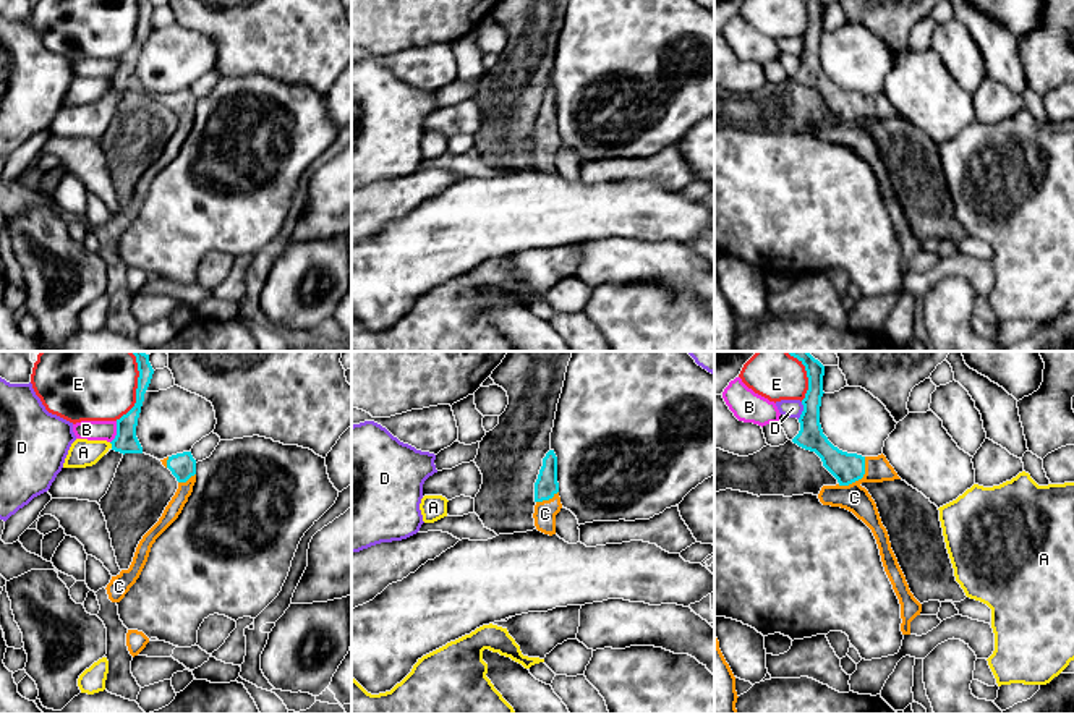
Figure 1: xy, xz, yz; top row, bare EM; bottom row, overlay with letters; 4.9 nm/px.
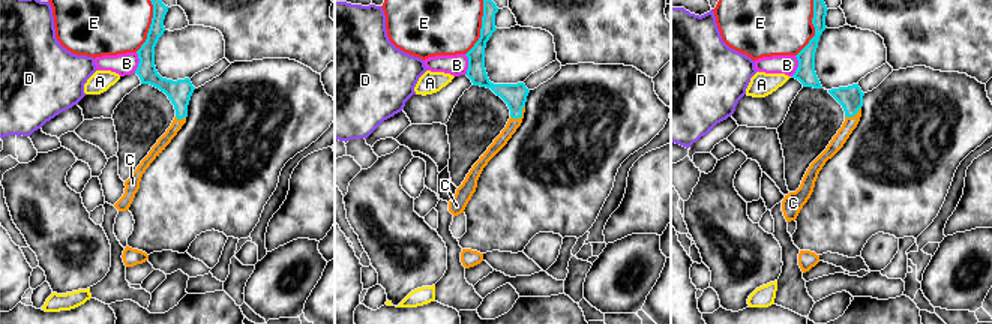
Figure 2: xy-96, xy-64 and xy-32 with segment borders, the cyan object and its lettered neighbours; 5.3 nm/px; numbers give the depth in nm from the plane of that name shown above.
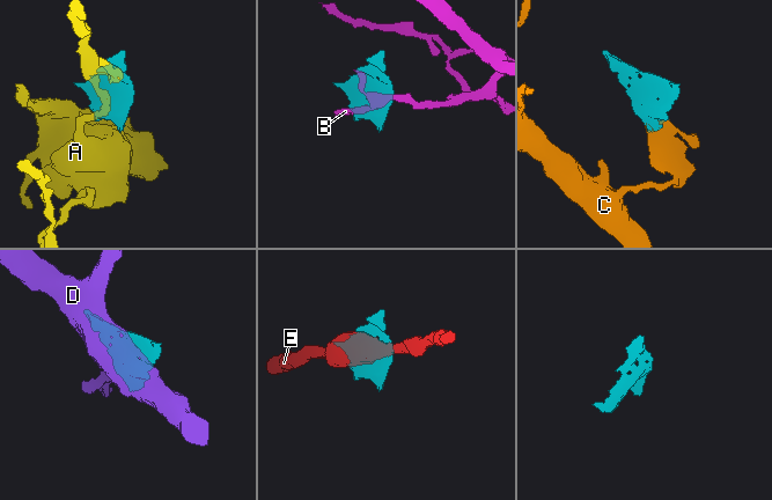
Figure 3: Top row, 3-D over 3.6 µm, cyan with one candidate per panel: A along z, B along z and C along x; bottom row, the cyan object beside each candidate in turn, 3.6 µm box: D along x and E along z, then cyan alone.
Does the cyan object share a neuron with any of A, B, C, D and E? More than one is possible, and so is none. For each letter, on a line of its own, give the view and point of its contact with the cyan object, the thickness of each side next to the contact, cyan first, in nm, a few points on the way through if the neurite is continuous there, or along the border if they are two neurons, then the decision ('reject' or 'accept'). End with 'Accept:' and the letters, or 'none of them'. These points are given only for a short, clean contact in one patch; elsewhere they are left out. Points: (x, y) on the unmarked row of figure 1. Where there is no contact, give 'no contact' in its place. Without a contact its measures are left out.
A: contact xy (112, 83); calibres 120 and 140 nm; border xy (109, 80), (112, 84); reject
B: contact xy (117, 70); calibres 120 and 100 nm; border xy (117, 59), (117, 72), (110, 80); reject
C: contact yz (859, 115); calibres 150 and 140 nm; way yz (848, 106), (859, 115), (854, 135); accept
D: contact yz (804, 47); calibres 130 and 90 nm; border yz (802, 39), (802, 49), (797, 55); reject
E: contact xy (136, 31); calibres 120 and 280 nm; reject
Accept: C

